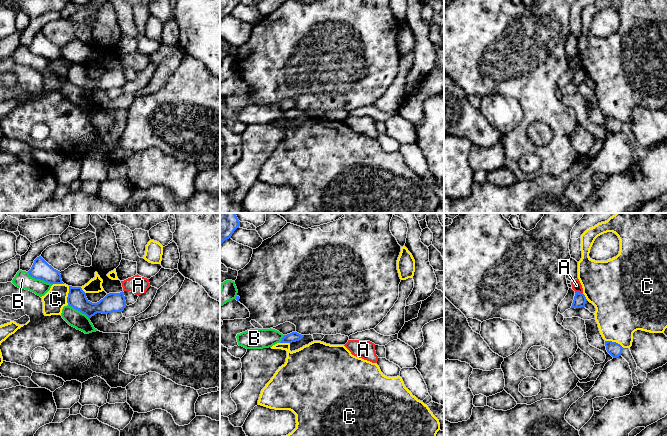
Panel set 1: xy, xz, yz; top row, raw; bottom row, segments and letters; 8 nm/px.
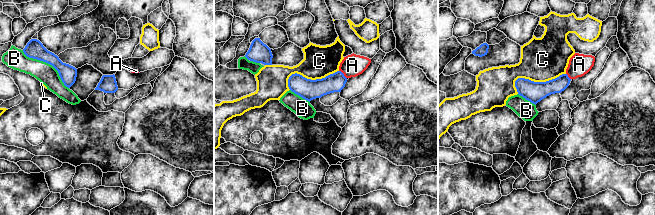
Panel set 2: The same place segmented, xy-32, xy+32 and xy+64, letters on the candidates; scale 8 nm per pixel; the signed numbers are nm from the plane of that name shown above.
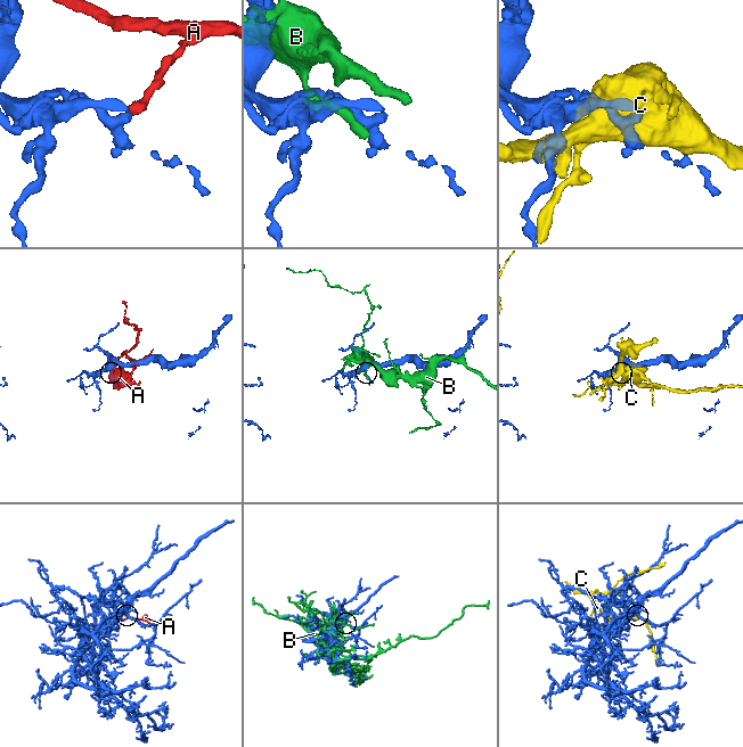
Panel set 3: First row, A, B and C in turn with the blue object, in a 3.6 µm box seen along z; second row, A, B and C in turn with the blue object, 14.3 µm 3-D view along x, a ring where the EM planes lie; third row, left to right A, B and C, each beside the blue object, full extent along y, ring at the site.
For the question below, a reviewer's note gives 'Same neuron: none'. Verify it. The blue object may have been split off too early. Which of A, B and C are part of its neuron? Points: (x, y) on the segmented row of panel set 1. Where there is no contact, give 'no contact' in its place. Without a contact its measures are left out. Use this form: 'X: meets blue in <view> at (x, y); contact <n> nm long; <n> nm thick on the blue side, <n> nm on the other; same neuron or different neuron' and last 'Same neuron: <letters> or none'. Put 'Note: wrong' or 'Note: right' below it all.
A: meets blue in yz at (578, 292); contact 70 nm long; 100 nm thick on the blue side, 80 nm on the other; different neuron
B: meets blue in xy at (40, 279); contact 220 nm long; 150 nm thick on the blue side, 140 nm on the other; different neuron
C: meets blue in xy at (68, 295); contact 150 nm long; 150 nm thick on the blue side, 180 nm on the other; different neuron
Same neuron: none
Note: right

